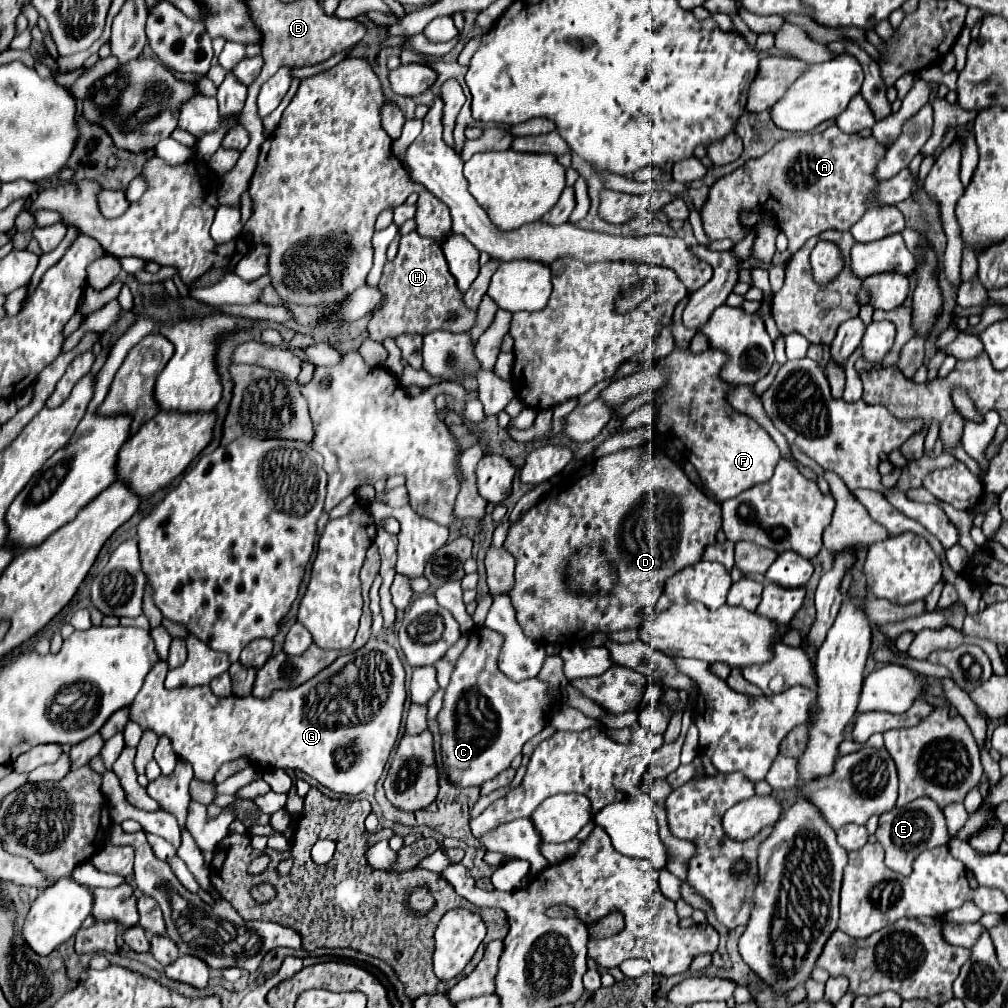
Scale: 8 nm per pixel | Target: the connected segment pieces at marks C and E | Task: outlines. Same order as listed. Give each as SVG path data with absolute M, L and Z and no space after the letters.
M477 626L451 674L443 708L437 716L441 730L441 766L451 782L463 788L483 784L509 768L511 762L521 756L523 744L547 726L551 706L547 684L541 680L513 682L501 676L497 654L501 654L501 636L491 628Z
M917 798L903 808L893 808L881 814L875 836L885 850L885 864L899 874L909 874L913 870L913 860L919 856L919 844L923 852L949 842L949 832L945 830L945 816L941 808L929 798Z

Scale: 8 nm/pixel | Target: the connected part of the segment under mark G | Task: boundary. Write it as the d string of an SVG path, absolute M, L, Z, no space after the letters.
M369 638L369 642L353 654L339 656L331 666L321 670L309 682L293 690L273 692L271 698L239 698L235 694L219 698L209 686L183 686L175 690L165 690L165 674L167 664L163 662L151 668L141 692L131 704L131 720L137 722L141 728L151 728L157 736L169 736L175 754L189 760L195 770L195 778L205 782L213 780L223 762L247 756L261 770L269 766L293 768L309 774L333 792L361 794L367 790L367 786L377 784L385 770L387 758L391 754L391 748L395 746L401 728L403 704L407 698L405 670L401 658L391 644L377 638Z

